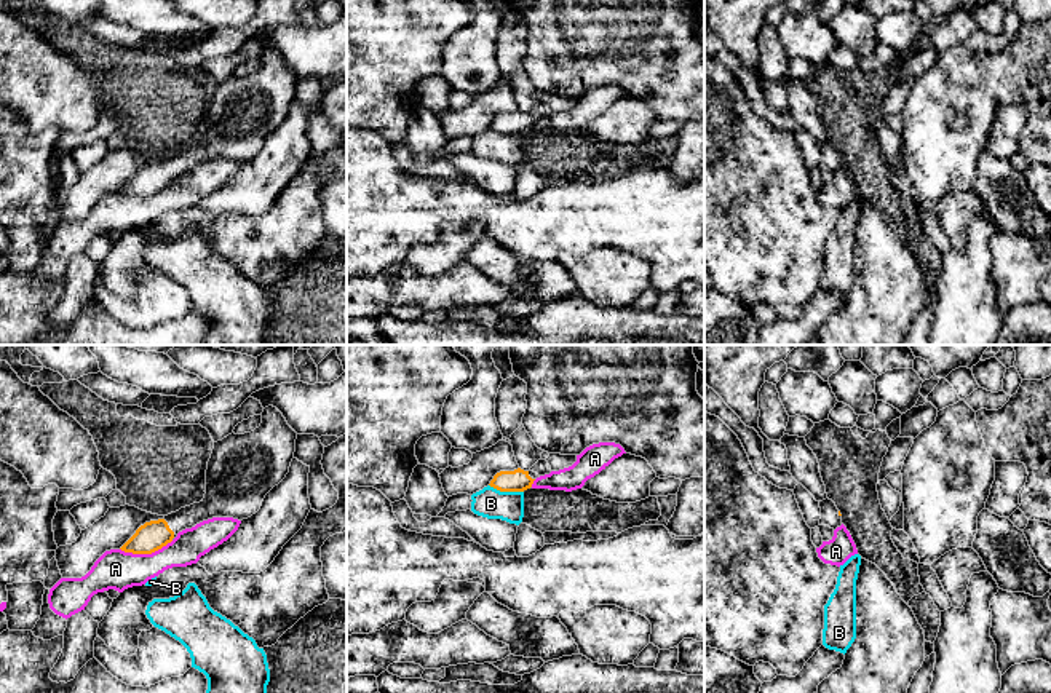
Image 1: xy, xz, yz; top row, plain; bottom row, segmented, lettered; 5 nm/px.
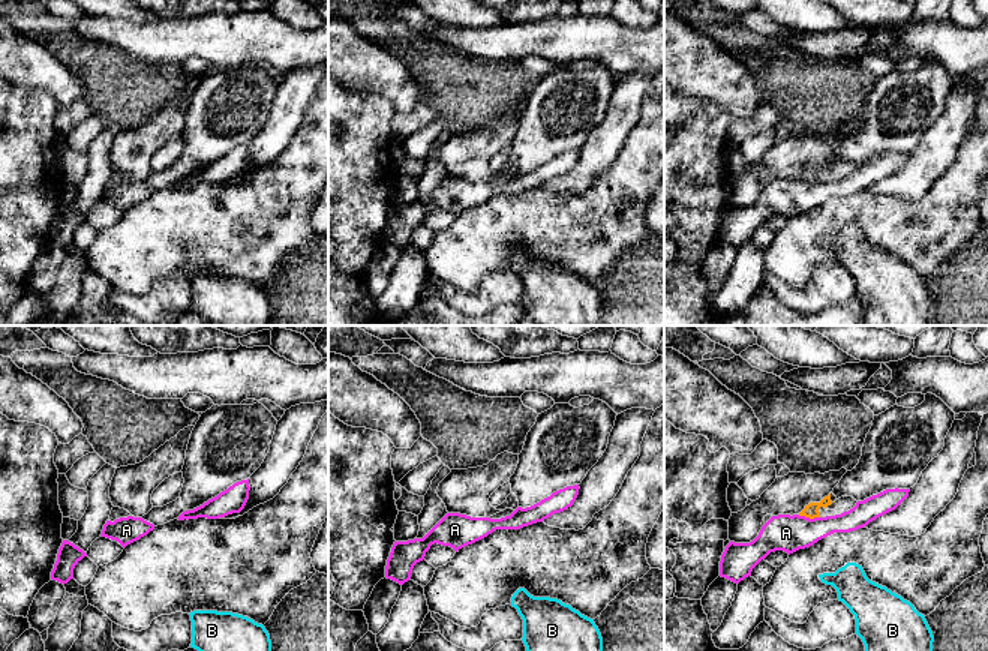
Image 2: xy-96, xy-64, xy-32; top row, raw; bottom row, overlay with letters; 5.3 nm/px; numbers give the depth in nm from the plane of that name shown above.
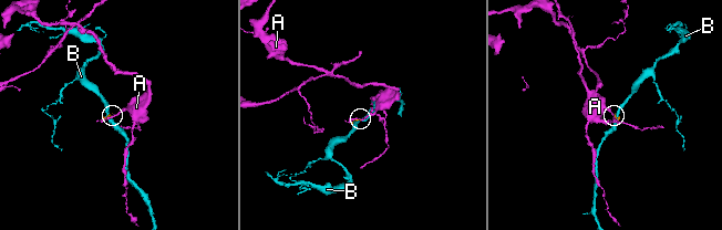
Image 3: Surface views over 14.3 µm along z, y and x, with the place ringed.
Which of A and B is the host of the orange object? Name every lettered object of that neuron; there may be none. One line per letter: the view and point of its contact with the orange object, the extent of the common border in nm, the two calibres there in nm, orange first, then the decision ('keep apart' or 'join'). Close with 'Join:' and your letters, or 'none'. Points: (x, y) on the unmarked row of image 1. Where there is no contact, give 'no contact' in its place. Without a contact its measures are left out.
A: contact xy (146, 195); length 280 nm; calibres 150 and 200 nm; keep apart
B: contact xz (507, 133); length 180 nm; calibres 110 and 150 nm; keep apart
Join: none

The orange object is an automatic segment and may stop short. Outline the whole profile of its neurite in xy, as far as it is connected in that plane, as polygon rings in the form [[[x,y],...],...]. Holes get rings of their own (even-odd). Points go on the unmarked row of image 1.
[[[268,48],[262,65],[251,75],[228,77],[214,85],[206,112],[206,136],[200,145],[180,150],[141,168],[120,190],[133,196],[152,196],[173,180],[212,160],[238,163],[256,156],[265,137],[289,115],[297,75],[283,56]]]

